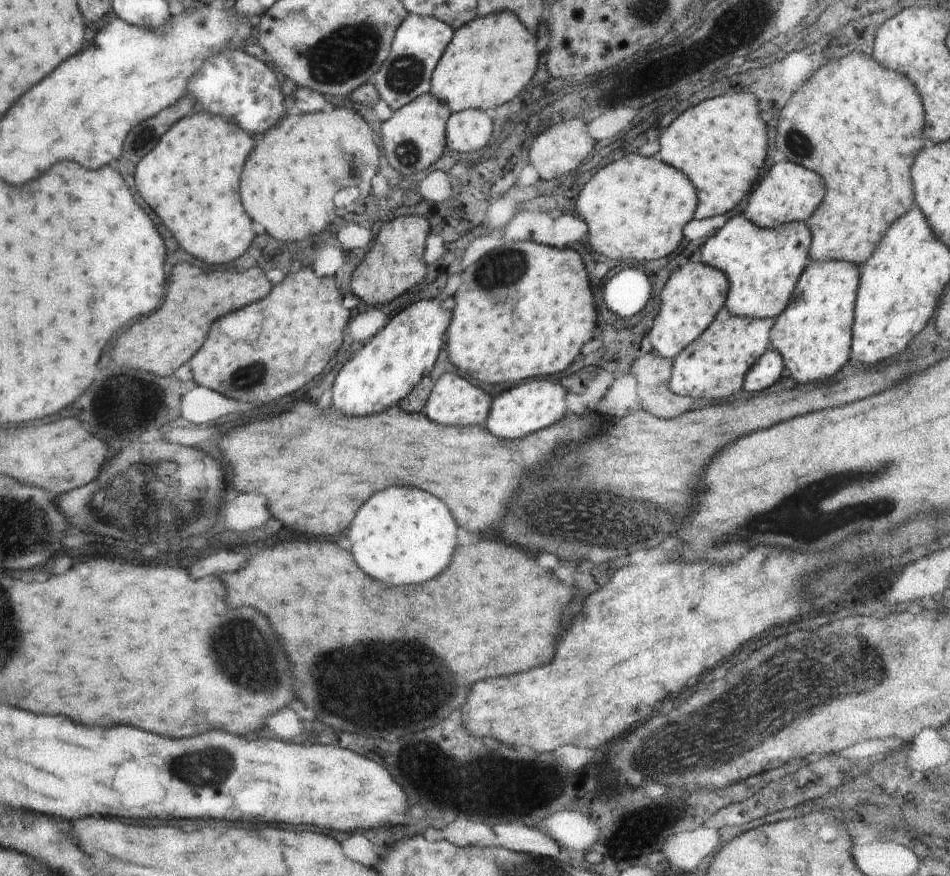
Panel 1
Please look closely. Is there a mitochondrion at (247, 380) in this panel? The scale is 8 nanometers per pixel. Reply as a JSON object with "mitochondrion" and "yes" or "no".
{"mitochondrion":"yes"}

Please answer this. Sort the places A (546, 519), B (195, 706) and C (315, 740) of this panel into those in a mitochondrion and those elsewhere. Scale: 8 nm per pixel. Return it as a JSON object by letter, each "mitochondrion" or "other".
{"A":"mitochondrion","B":"other","C":"other"}

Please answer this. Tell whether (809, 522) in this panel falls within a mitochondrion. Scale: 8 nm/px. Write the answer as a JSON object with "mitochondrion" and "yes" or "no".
{"mitochondrion":"yes"}

